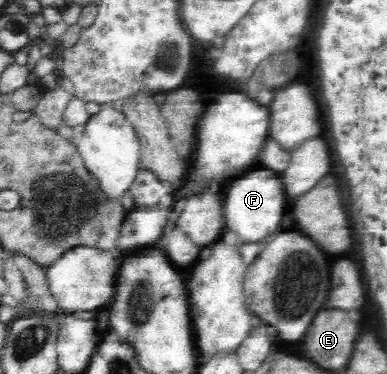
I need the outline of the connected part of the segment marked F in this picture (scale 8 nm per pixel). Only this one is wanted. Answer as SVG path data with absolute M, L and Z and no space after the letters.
M256 170L236 180L224 194L222 212L226 230L238 234L242 242L260 242L270 234L276 234L284 222L286 194L282 181L272 170Z

